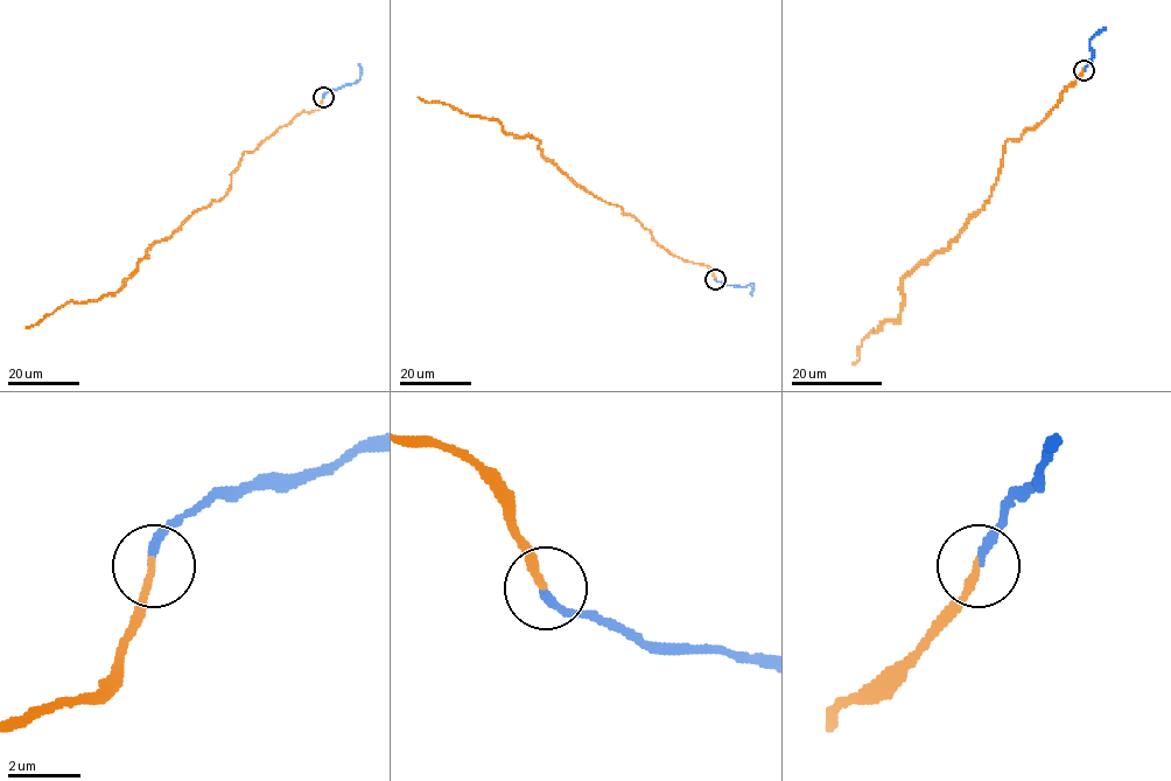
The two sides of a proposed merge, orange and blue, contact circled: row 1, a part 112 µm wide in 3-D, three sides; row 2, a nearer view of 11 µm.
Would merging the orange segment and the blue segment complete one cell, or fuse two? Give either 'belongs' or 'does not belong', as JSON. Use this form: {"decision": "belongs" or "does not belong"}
{"decision": "belongs"}

